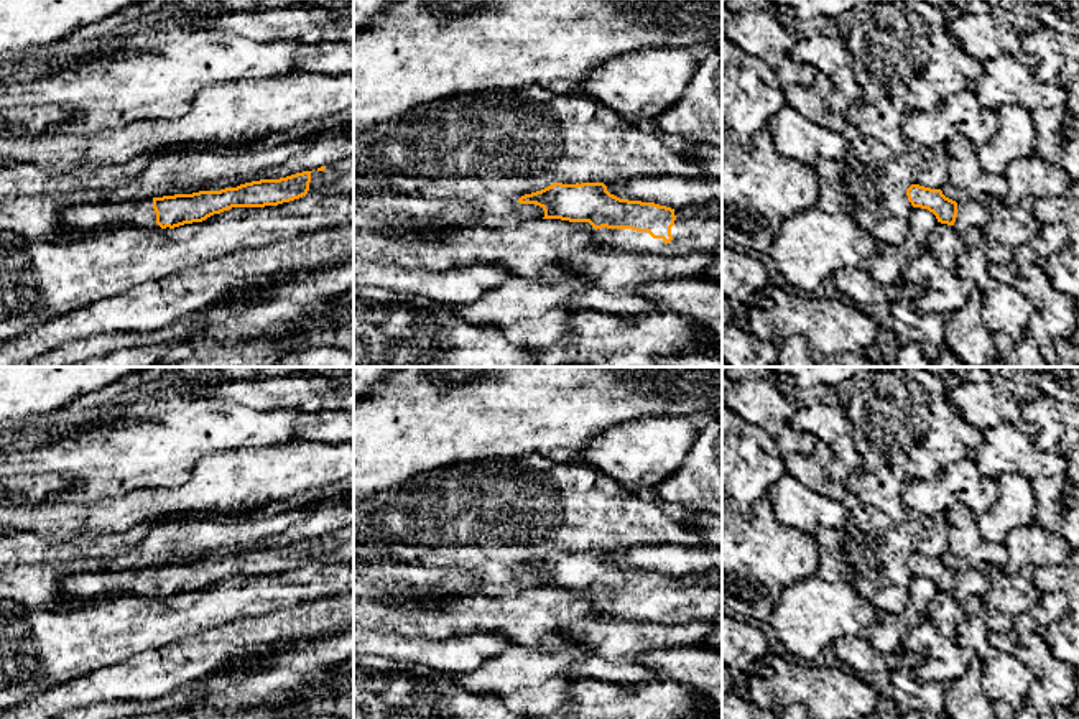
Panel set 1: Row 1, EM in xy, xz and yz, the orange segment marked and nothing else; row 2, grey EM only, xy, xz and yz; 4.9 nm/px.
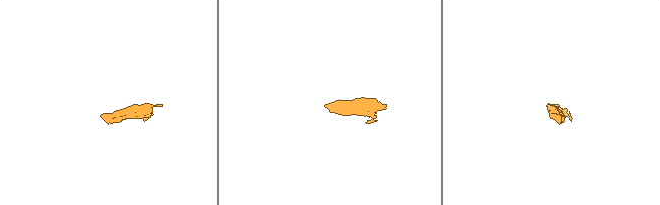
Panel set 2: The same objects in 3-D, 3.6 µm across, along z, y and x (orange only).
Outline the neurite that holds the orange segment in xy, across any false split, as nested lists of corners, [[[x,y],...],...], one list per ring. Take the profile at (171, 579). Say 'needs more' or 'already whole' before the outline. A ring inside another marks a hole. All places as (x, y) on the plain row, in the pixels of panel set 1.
needs more; [[[354,525],[342,526],[327,535],[313,540],[296,541],[280,548],[260,548],[225,556],[220,559],[199,559],[192,563],[174,563],[163,566],[140,564],[135,569],[122,571],[97,571],[92,573],[86,563],[79,563],[76,571],[71,571],[59,581],[59,594],[56,602],[66,609],[94,605],[113,594],[143,596],[150,599],[169,599],[184,592],[202,591],[214,582],[220,582],[232,576],[265,576],[278,574],[299,568],[306,563],[316,564],[354,564]]]

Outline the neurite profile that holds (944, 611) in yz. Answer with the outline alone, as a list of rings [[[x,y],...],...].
[[[941,591],[926,609],[926,617],[929,617],[939,632],[951,640],[956,640],[957,624],[964,615],[962,602],[952,594]]]

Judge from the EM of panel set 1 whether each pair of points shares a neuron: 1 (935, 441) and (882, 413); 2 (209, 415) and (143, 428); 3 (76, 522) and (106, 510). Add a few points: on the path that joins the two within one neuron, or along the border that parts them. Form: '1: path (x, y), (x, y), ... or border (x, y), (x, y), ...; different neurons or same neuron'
1: path (921, 428), (895, 413); same neuron
2: path (193, 423), (160, 428); same neuron
3: path (83, 520), (99, 517); same neuron

